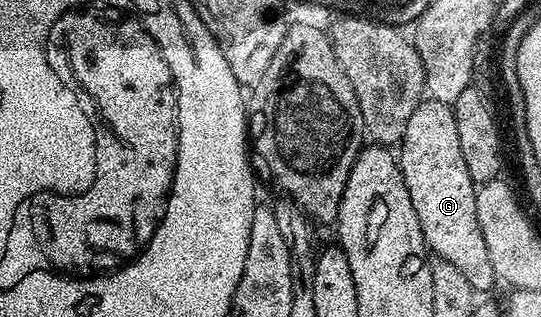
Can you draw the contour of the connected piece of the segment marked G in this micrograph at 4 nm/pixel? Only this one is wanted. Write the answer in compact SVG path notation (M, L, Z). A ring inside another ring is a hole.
M425 100L418 108L414 108L414 116L406 120L406 132L398 144L398 161L406 180L406 192L410 192L410 204L414 204L414 212L418 212L418 224L422 224L425 246L435 257L450 260L450 264L461 270L462 276L470 280L476 291L484 292L492 285L497 285L494 264L490 264L490 252L482 240L482 228L478 224L478 186L470 180L470 172L466 172L466 160L462 160L462 148L458 148L458 124L454 124L454 112L449 103Z

